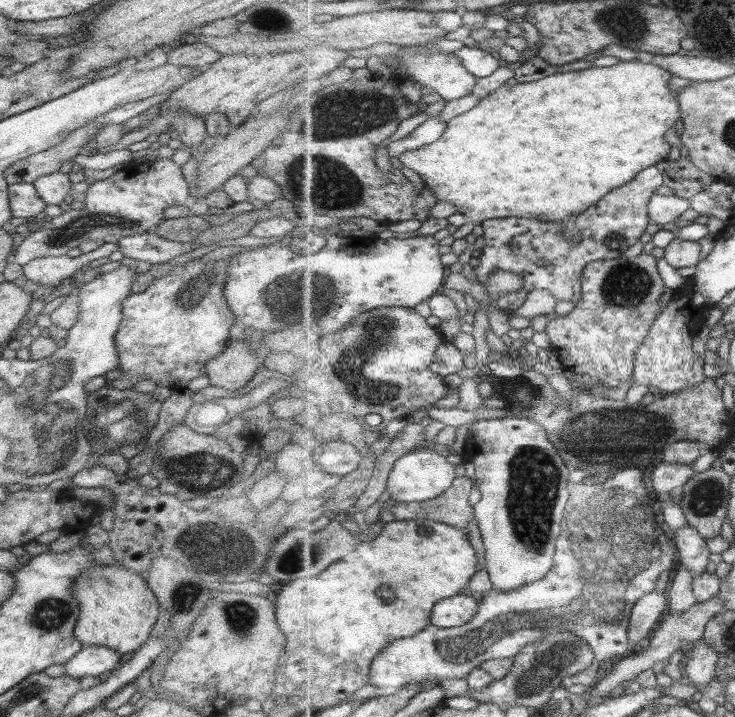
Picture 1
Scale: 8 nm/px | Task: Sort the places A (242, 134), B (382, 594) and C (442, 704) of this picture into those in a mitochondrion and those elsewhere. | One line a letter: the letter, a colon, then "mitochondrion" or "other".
A: other
B: mitochondrion
C: other

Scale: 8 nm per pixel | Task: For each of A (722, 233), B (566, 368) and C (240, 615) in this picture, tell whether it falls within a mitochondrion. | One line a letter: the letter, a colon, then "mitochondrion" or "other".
A: other
B: other
C: mitochondrion

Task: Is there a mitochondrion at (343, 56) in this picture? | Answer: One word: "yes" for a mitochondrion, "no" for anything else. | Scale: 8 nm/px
no

